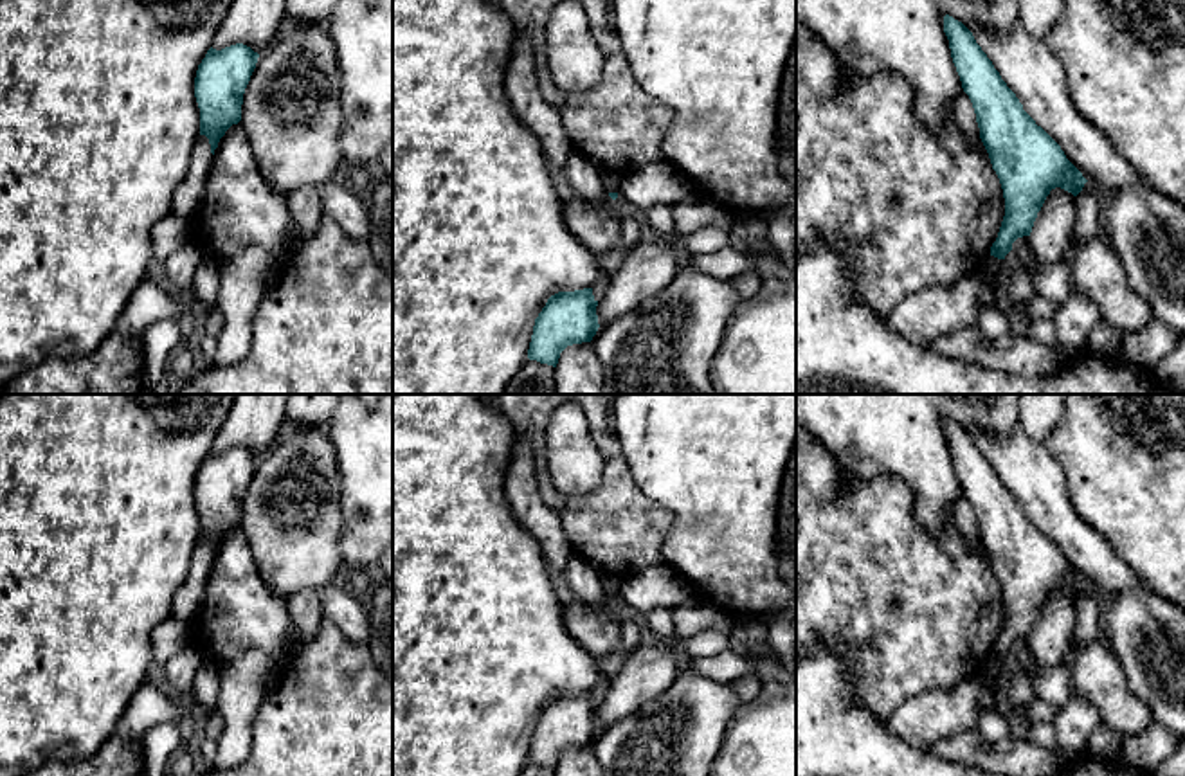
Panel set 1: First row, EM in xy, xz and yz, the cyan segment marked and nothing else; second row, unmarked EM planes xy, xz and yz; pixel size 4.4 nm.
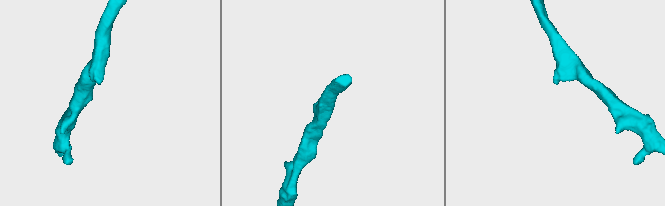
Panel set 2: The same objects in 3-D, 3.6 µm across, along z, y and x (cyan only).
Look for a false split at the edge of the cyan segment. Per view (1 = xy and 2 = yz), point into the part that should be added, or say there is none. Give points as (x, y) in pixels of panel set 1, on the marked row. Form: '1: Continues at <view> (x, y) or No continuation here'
1: No continuation here
2: No continuation here

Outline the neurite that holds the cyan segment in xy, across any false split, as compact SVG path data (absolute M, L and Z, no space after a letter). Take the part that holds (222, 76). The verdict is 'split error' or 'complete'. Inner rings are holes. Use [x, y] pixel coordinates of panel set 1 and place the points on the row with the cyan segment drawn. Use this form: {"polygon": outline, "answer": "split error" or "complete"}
{"polygon": "M236 43L222 50L211 47L198 65L194 97L200 108L200 135L209 139L213 155L225 131L241 121L243 94L256 68L258 58L259 54L250 47Z", "answer": "complete"}

